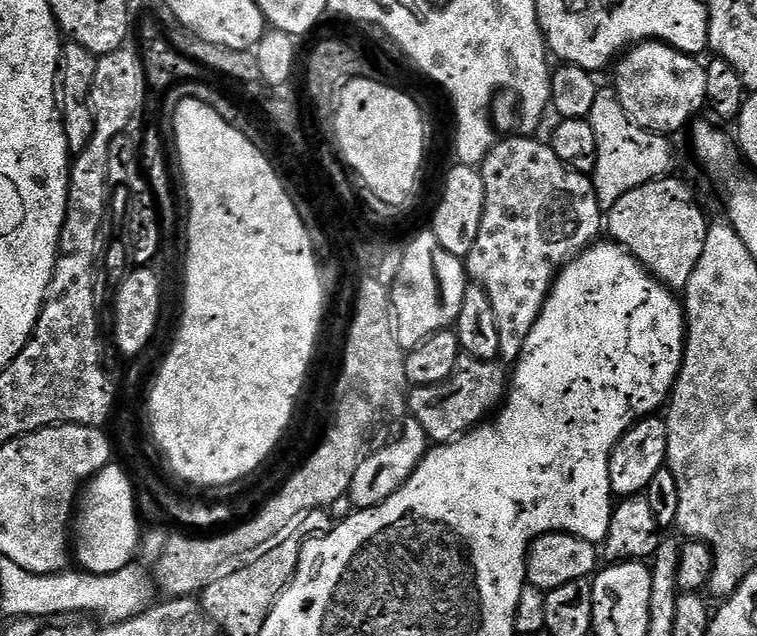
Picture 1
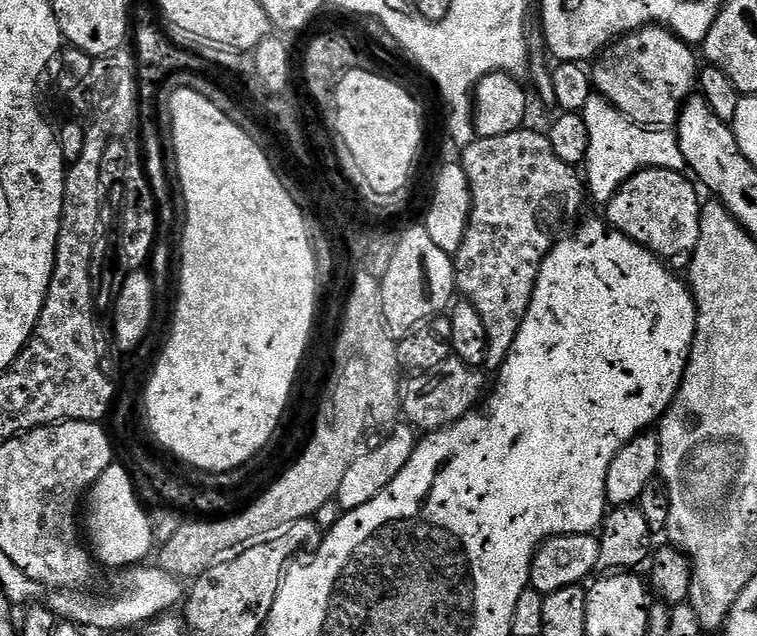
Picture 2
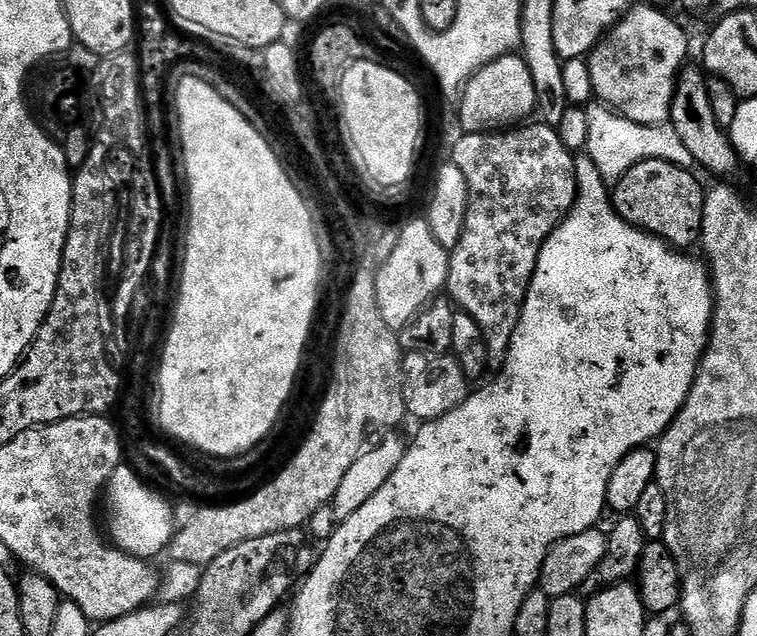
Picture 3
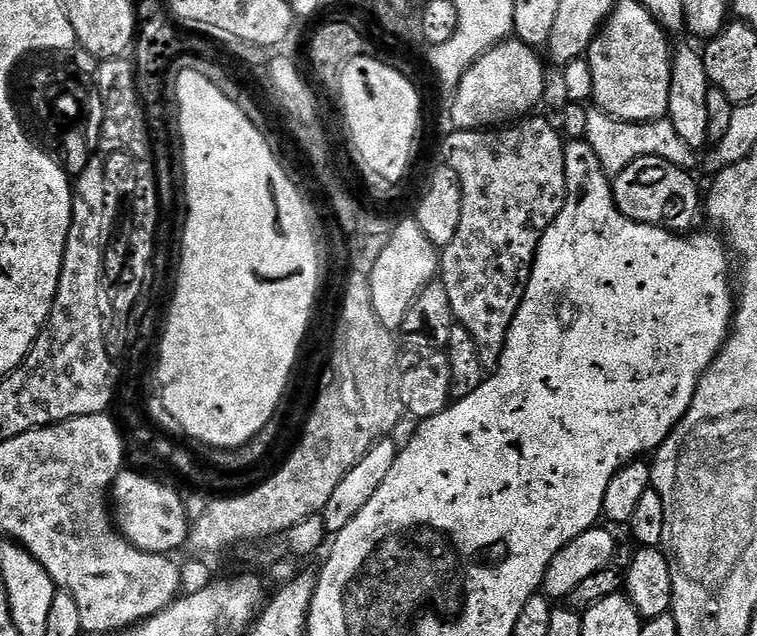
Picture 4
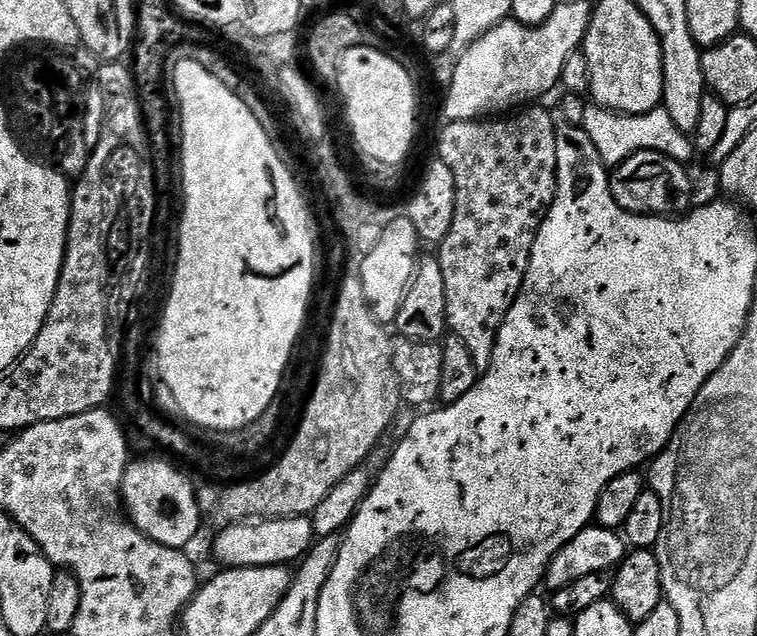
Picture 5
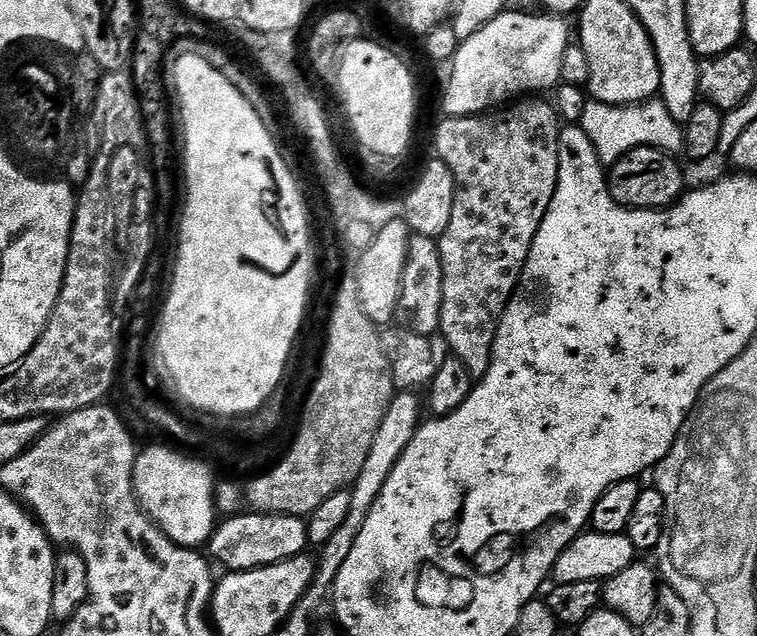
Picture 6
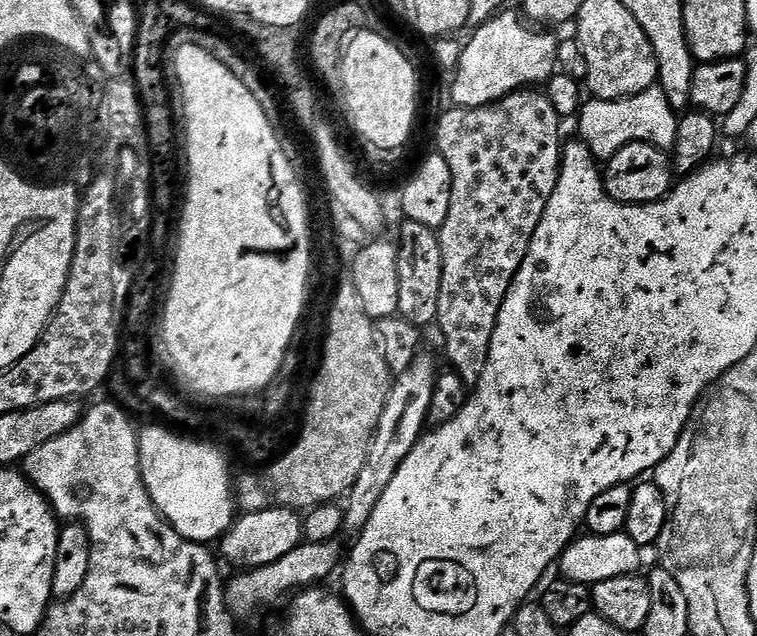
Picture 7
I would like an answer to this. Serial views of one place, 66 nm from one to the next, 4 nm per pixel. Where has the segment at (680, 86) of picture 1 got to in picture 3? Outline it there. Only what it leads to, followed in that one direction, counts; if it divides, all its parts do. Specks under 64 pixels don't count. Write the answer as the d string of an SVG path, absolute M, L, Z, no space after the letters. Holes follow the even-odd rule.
M633 3L624 17L608 29L599 44L587 57L590 78L594 78L595 99L608 105L614 112L639 124L667 124L672 119L672 99L676 79L680 77L688 56L688 36L676 20L671 20L660 8L648 4Z

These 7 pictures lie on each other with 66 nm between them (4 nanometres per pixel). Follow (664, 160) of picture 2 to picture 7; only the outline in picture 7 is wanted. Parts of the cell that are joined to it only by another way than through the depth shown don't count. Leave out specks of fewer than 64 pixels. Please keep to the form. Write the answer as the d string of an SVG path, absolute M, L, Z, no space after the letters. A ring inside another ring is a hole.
M659 86L642 90L638 94L628 96L625 100L596 100L591 103L585 103L578 113L579 139L587 146L589 156L597 161L607 162L614 154L618 154L618 150L622 150L622 146L630 146L634 142L653 144L655 148L661 150L670 150L674 146L680 125L678 112L677 109L670 106L670 102L666 102L666 94L662 94Z

